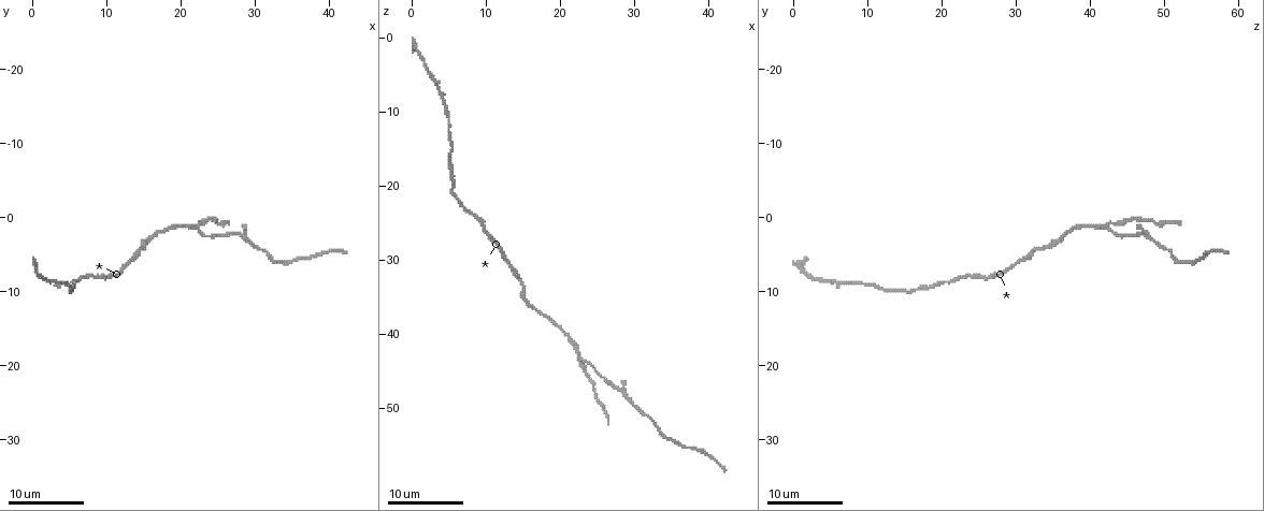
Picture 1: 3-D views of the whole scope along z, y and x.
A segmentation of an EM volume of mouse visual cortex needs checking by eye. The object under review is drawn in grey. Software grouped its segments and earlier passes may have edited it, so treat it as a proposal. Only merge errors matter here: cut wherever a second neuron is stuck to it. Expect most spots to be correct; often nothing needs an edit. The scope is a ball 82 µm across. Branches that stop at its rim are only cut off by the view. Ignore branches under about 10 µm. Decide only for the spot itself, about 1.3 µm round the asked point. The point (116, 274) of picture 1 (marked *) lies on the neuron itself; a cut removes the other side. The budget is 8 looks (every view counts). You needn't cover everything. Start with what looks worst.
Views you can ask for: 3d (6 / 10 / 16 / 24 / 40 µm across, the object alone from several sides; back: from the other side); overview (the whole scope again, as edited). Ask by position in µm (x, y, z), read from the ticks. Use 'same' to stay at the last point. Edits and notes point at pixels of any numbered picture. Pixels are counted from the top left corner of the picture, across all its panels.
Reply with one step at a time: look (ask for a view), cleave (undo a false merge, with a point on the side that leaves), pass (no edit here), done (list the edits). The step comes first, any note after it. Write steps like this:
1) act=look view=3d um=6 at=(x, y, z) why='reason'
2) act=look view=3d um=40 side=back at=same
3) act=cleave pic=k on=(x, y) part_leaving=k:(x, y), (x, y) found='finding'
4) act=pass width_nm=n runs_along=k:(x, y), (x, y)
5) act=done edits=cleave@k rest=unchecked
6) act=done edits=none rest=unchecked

act=look view=3d um=6 at=(5.0, 9.5, 16.5) why='sudden change in width'

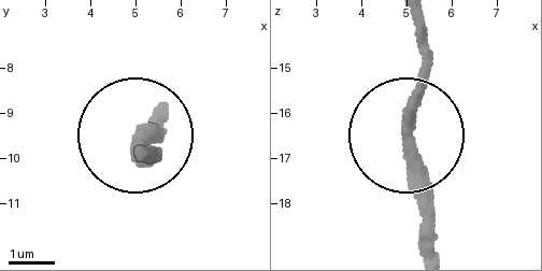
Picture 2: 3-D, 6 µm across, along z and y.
act=pass runs_along=2:(429, 245), (405, 118), (429, 29) found='one neuron here'

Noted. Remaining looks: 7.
act=look view=3d um=10 at=(3.5, 8.5, 7.0) why='arms run side by side'

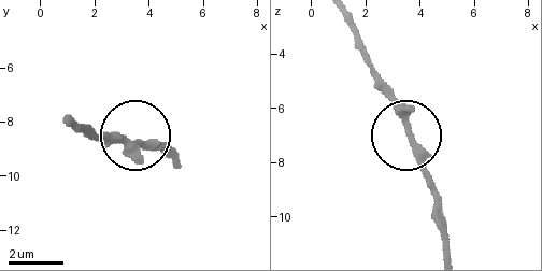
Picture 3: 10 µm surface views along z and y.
act=look view=3d um=10 side=back at=(3.6, 8.8, 6.9)

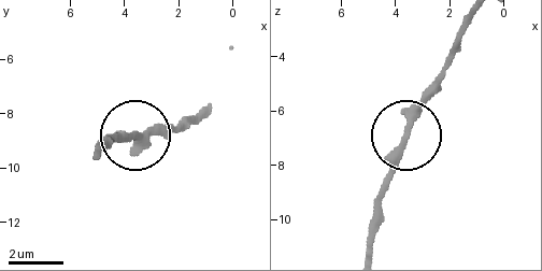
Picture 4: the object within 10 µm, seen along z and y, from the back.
act=pass width_nm=240 found='one neuron here'

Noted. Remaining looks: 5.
act=look view=3d um=6 at=(29.0, 3.0, 49.0) why='sudden change in width'

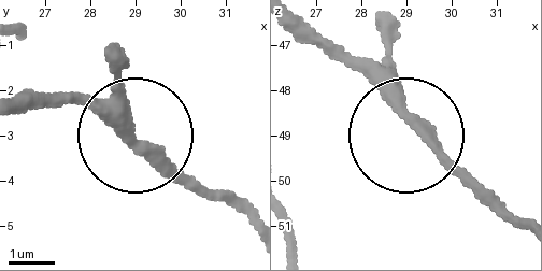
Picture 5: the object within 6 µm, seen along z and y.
act=pass runs_along=5:(33, 103), (91, 108), (215, 196) found='continuous, no second neuron'

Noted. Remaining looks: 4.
act=look view=3d um=10 at=(16.0, 3.0, 36.5) why='sudden change in width'

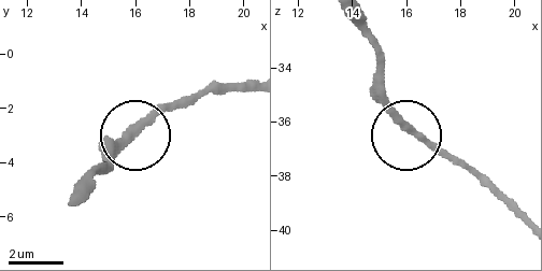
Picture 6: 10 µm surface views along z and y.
act=pass found='all the same neuron'

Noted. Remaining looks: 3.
act=done edits=none rest=unchecked

